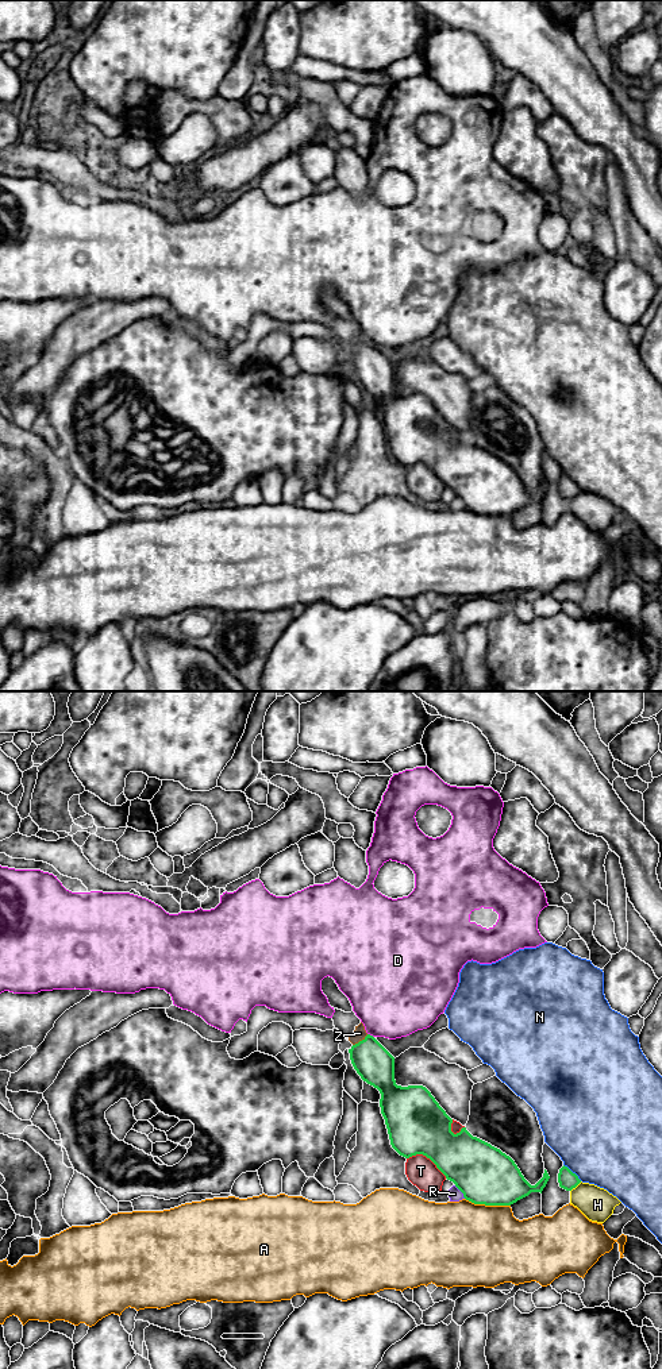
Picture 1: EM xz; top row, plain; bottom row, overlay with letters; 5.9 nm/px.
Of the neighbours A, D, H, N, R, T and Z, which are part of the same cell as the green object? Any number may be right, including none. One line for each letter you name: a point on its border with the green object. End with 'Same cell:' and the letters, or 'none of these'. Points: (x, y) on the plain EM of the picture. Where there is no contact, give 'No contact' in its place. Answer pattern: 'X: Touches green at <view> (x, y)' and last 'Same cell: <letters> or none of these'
Z: Touches green at xz (360, 350)
Same cell: Z

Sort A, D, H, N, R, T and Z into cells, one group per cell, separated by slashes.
A / D / H / N / R / T / Z

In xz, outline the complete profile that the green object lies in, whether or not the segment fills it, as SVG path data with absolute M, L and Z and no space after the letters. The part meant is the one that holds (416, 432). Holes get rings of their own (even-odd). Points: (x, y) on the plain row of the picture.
M362 331L355 335L349 350L353 352L349 362L354 378L363 390L381 402L381 423L385 428L390 454L400 464L405 467L416 463L426 464L447 489L455 493L463 506L474 513L511 514L531 501L542 502L550 487L546 478L543 486L535 494L531 494L515 470L500 458L473 446L466 436L454 443L451 440L453 428L426 396L397 394L394 389L394 366L373 344L366 342Z

